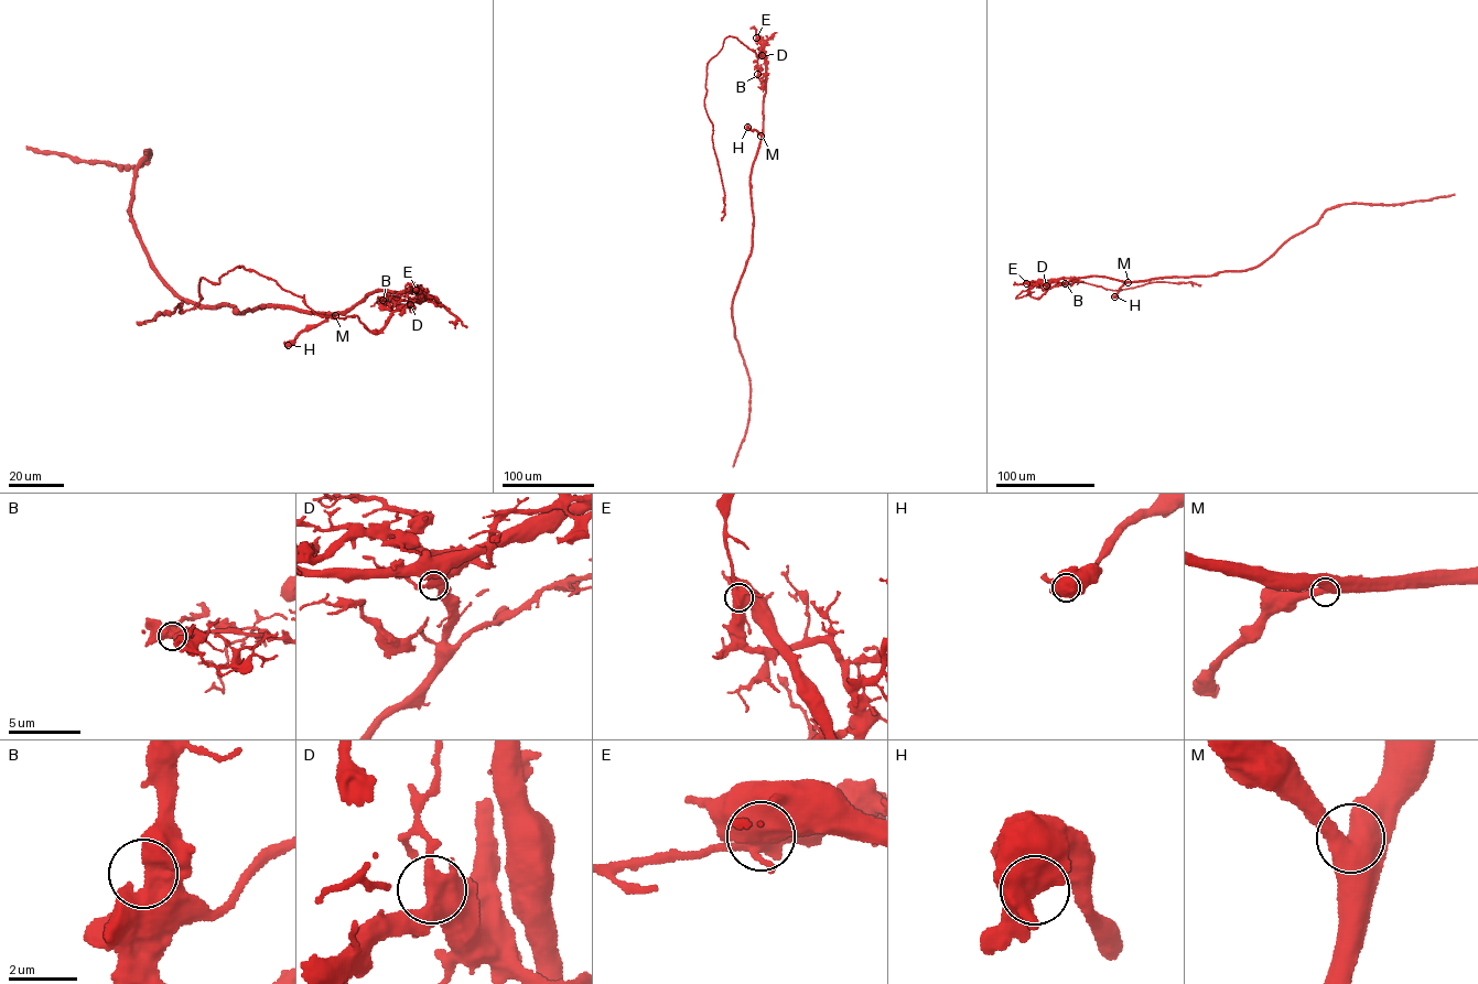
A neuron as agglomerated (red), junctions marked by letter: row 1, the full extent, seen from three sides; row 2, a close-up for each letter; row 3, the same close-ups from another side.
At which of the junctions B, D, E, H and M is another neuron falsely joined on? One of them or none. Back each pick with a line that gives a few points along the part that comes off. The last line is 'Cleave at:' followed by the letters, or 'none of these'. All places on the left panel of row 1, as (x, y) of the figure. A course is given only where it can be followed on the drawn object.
E: foreign part runs (416, 290), (429, 298), (373, 333), (243, 266), (218, 284), (200, 278), (191, 309), (136, 322)
Cleave at: E

